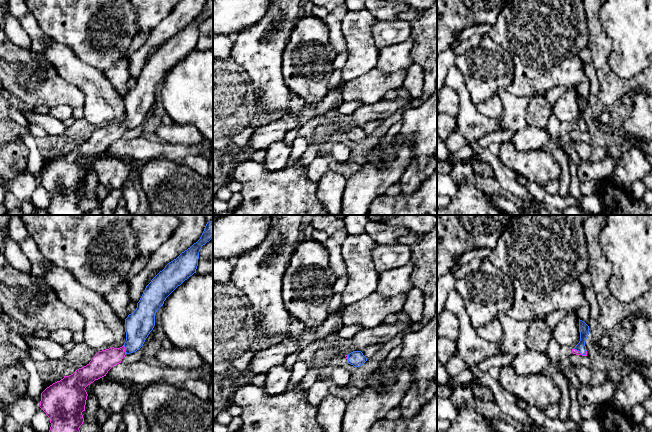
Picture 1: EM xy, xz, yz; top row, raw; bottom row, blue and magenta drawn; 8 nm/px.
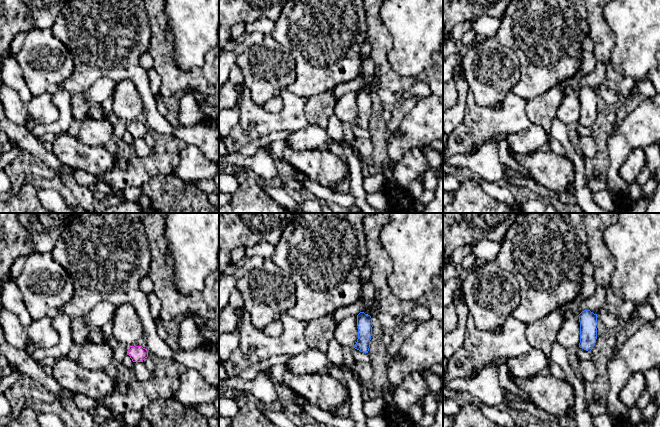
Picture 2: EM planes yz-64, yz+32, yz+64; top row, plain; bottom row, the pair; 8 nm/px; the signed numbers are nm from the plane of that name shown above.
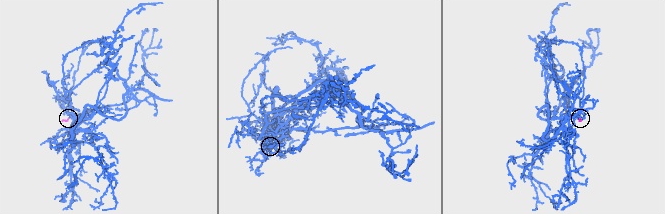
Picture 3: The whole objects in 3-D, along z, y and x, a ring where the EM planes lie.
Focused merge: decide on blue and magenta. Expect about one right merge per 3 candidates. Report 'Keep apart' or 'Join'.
Join

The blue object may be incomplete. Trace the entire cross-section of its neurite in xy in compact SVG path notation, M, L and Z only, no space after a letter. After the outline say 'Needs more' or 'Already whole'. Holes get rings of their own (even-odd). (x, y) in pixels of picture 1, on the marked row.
M213 220L207 222L200 239L169 262L146 286L136 310L125 319L126 341L120 348L99 351L84 367L64 376L41 393L40 408L49 417L49 432L80 432L84 422L85 388L121 363L126 354L139 350L155 326L155 314L166 298L196 273L199 252L213 239Z. Needs more

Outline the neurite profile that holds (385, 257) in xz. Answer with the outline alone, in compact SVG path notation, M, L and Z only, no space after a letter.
M394 243L391 245L378 244L371 251L374 269L380 275L394 268L404 267L410 262L412 251L408 245Z

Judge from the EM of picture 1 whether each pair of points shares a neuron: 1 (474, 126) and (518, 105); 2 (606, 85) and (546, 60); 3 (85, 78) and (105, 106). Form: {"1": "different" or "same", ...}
{"1": "same", "2": "different", "3": "same"}

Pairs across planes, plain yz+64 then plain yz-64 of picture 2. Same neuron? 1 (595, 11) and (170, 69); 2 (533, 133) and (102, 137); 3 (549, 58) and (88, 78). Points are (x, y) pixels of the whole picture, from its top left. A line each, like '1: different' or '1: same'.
1: same
2: same
3: same

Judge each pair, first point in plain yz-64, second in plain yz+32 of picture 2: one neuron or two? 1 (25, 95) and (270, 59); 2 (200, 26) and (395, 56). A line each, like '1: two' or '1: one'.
1: two
2: one

